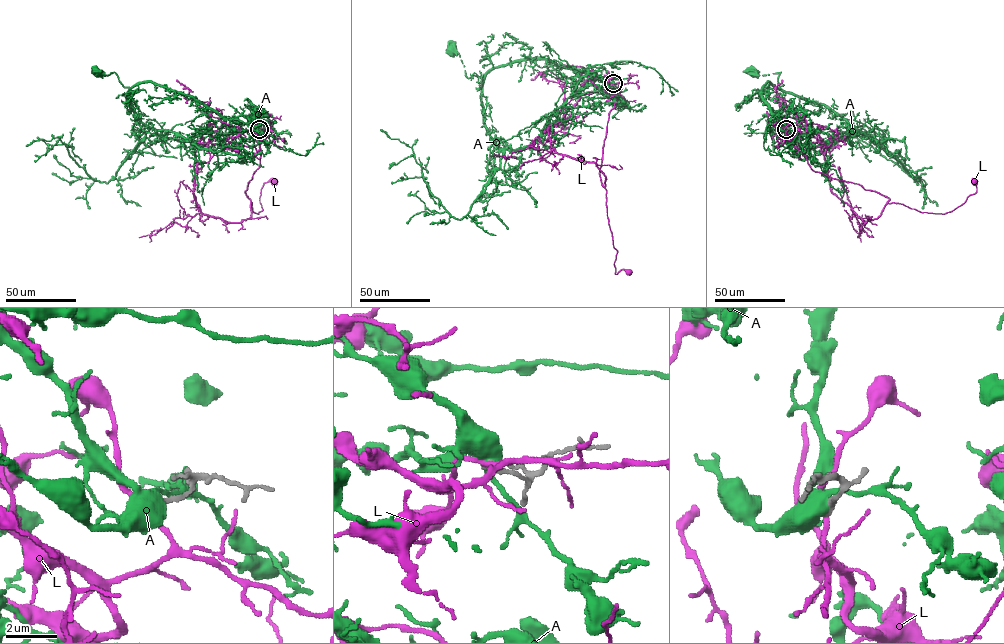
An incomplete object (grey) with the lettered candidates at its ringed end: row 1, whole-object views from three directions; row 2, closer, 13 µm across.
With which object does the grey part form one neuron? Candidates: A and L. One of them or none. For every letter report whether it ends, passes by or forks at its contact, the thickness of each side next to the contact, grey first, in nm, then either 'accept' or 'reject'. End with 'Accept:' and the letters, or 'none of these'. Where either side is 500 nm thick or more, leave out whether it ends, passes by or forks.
A: calibres 340 and 500 nm; reject
L: it passes by; calibres 320 and 160 nm; reject
Accept: none of these

